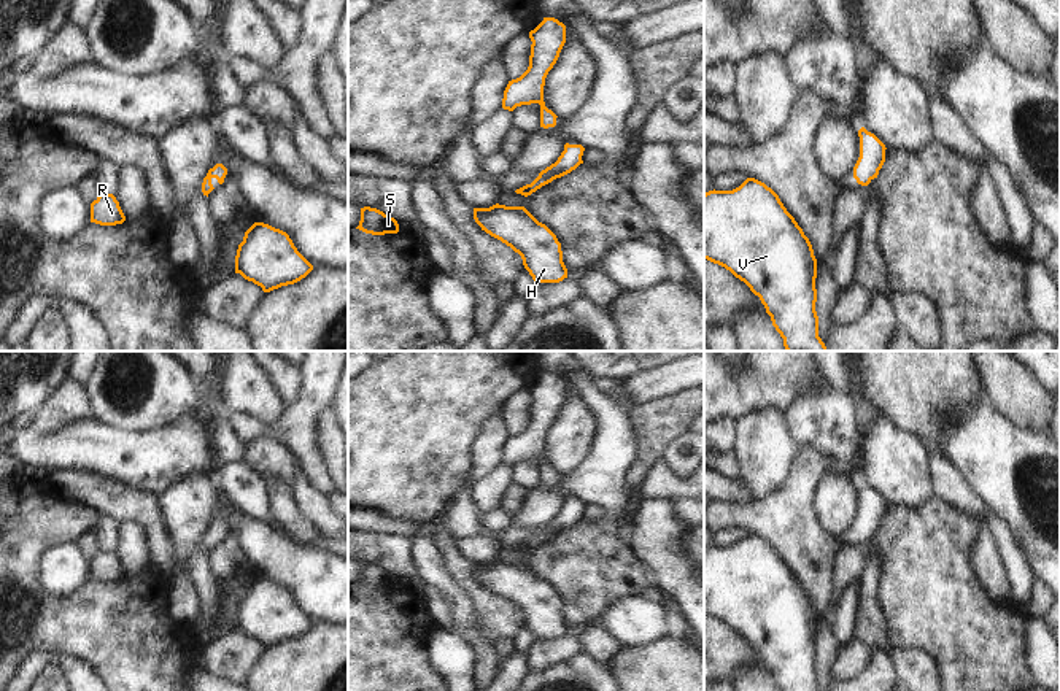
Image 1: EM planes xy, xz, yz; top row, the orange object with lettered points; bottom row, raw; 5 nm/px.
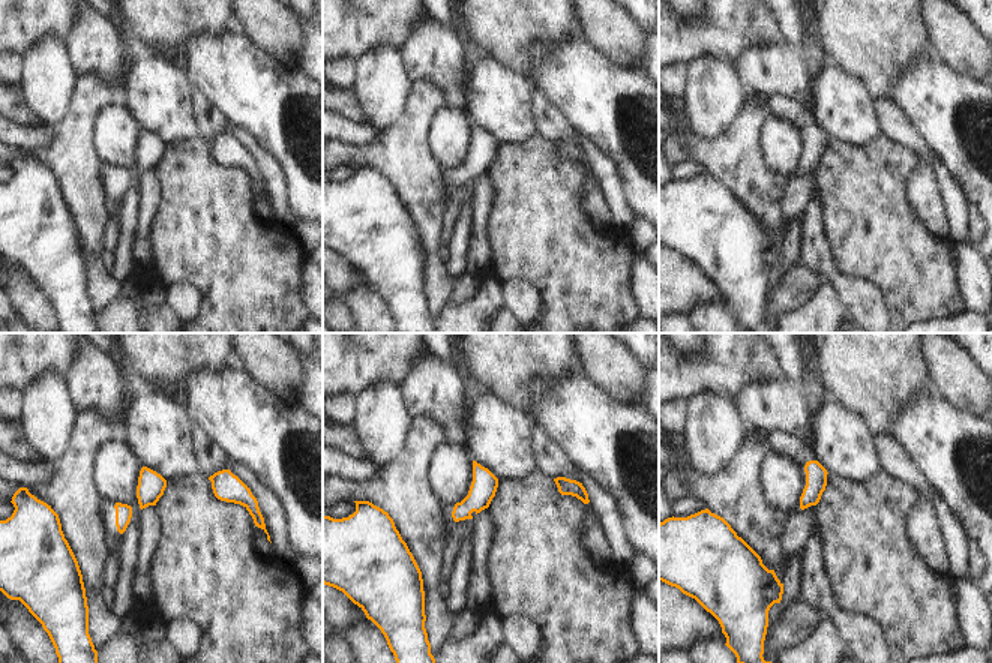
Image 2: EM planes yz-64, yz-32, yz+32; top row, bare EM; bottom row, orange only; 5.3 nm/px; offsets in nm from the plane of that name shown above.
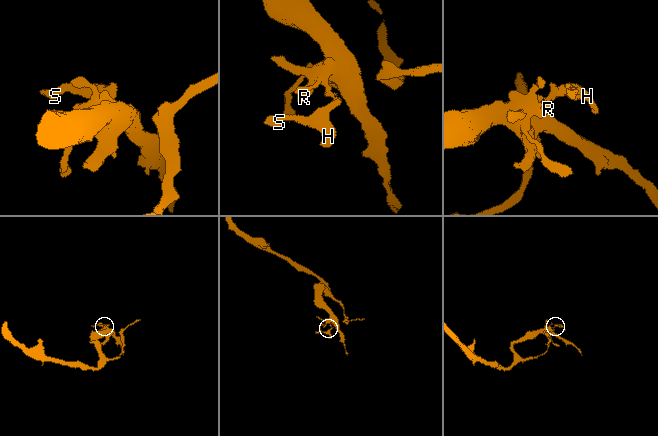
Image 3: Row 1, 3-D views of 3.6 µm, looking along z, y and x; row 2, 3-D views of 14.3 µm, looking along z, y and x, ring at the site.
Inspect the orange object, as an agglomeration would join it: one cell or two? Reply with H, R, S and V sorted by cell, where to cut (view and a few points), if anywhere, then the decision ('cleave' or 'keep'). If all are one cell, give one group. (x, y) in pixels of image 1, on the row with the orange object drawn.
H R S V; no cut; keep

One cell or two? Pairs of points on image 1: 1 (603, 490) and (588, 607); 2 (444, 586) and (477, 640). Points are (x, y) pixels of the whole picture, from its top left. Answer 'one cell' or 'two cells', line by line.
1: two cells
2: one cell

